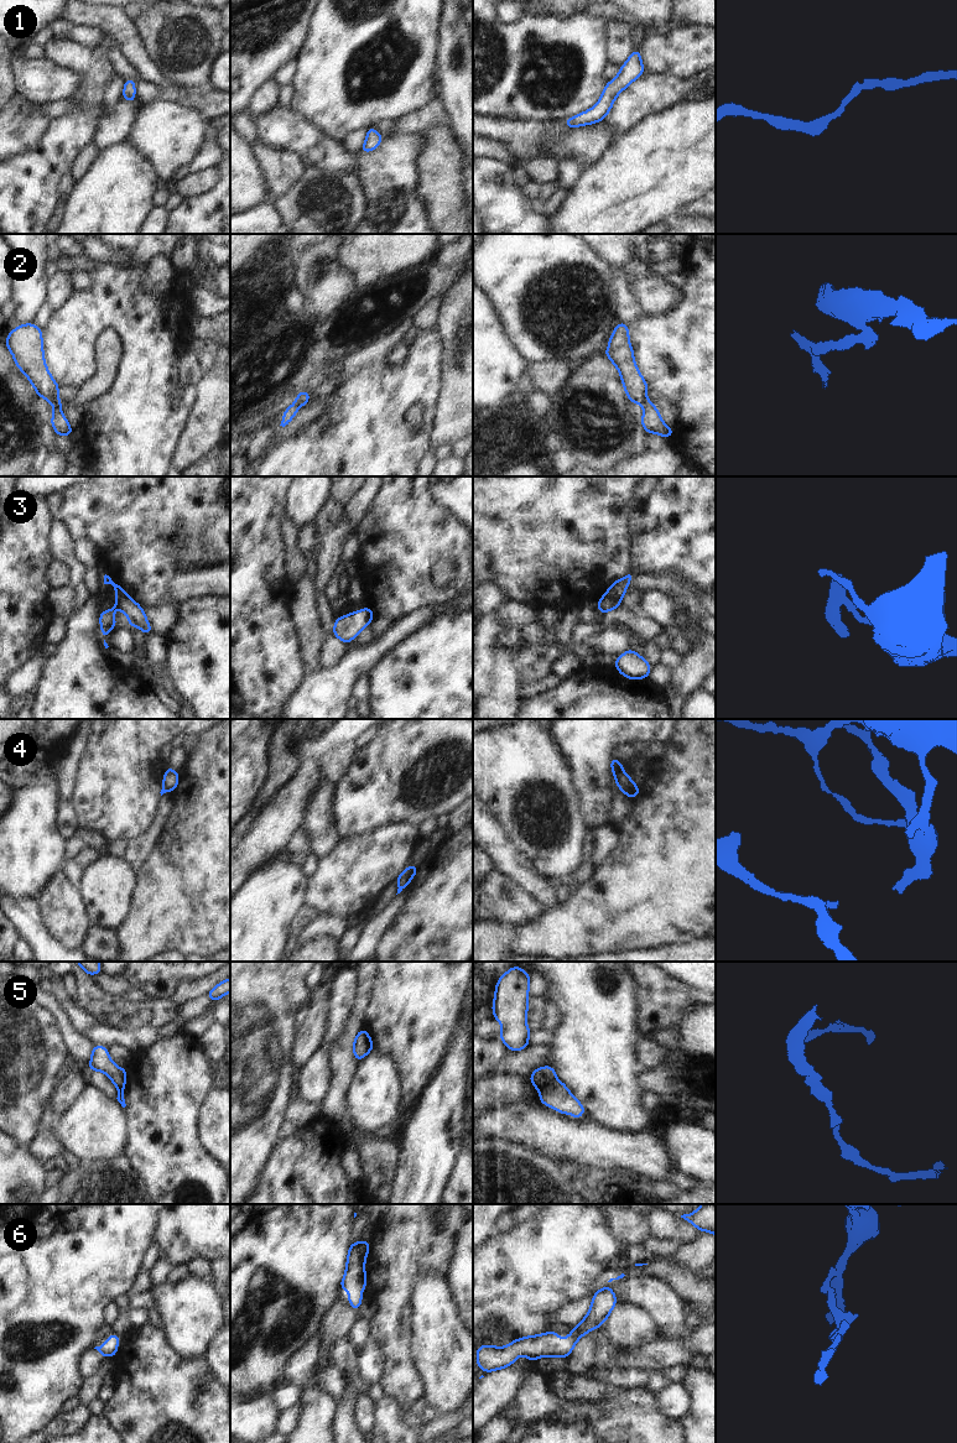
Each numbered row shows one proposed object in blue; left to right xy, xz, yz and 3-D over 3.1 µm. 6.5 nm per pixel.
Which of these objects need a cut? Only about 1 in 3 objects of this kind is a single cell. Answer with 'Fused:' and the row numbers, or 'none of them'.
Fused: 2, 3, 4, 5

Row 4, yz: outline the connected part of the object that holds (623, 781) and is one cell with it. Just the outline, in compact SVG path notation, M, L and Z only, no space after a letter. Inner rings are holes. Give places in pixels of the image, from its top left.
M615 757L610 759L610 767L619 790L634 788L635 783L624 771L623 765Z

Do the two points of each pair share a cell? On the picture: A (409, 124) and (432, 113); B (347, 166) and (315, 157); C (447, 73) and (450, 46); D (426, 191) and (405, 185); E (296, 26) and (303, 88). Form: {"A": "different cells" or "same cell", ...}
{"A": "same cell", "B": "same cell", "C": "same cell", "D": "different cells", "E": "different cells"}

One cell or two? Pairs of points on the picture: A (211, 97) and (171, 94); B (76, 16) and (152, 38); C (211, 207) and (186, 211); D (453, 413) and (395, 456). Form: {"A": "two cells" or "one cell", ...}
{"A": "one cell", "B": "two cells", "C": "one cell", "D": "two cells"}

